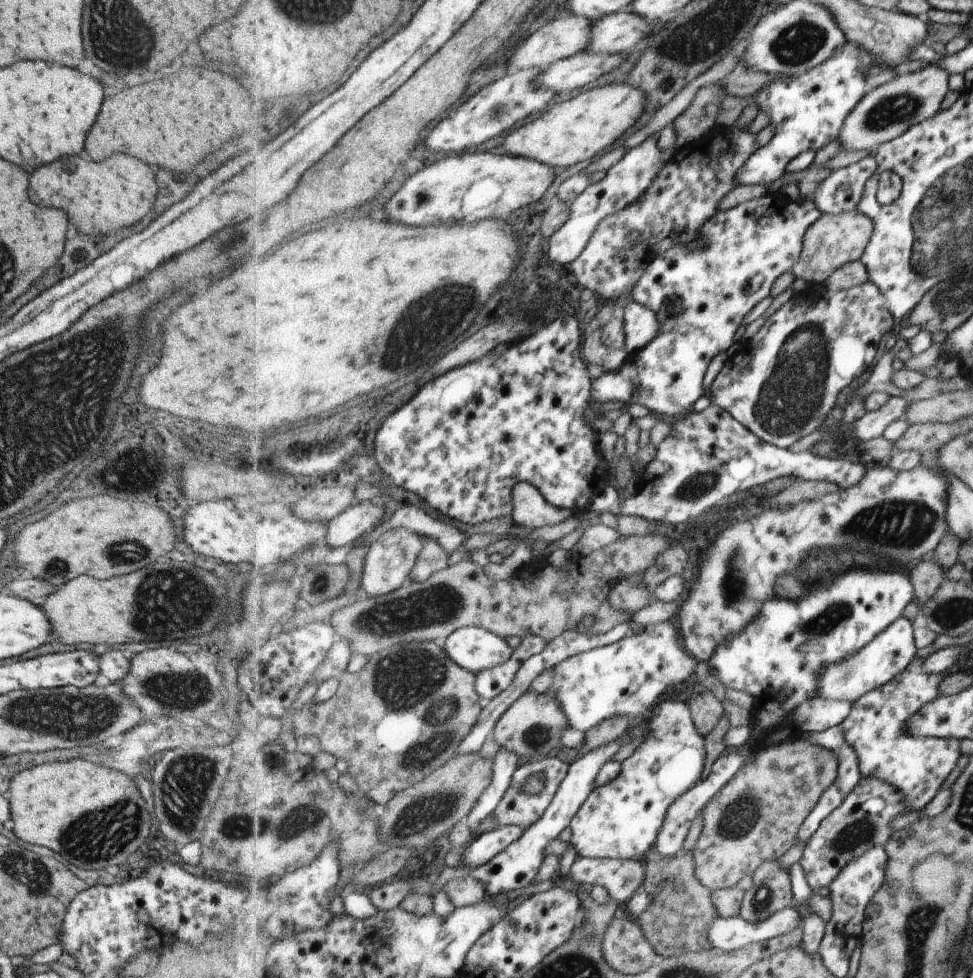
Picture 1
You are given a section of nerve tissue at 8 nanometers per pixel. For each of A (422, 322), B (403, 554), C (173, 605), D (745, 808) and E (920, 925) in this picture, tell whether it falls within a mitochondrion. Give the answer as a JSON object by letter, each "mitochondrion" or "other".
{"A":"mitochondrion","B":"mitochondrion","C":"mitochondrion","D":"mitochondrion","E":"mitochondrion"}

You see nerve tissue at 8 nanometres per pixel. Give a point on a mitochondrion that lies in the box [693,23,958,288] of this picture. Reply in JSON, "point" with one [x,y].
{"point":[895,109]}

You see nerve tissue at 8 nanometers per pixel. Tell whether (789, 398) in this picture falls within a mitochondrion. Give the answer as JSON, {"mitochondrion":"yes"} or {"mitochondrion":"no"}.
{"mitochondrion":"yes"}

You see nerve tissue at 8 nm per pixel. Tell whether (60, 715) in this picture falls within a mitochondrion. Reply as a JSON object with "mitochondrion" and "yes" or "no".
{"mitochondrion":"yes"}

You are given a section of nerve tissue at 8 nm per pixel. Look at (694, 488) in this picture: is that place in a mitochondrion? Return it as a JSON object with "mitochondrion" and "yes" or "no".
{"mitochondrion":"yes"}

